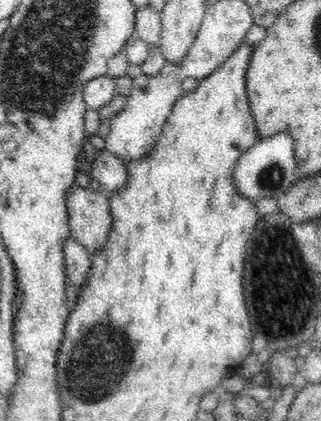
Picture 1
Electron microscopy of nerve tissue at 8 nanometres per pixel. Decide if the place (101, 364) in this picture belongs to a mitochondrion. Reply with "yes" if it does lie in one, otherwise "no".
yes

